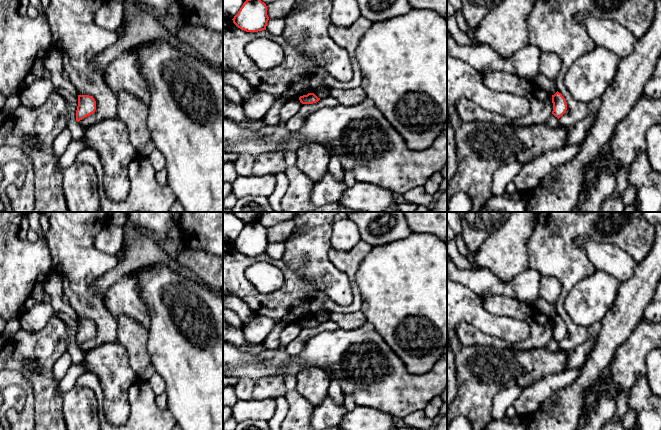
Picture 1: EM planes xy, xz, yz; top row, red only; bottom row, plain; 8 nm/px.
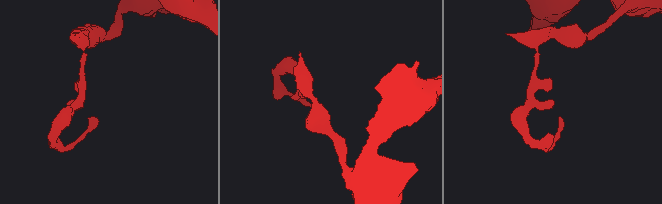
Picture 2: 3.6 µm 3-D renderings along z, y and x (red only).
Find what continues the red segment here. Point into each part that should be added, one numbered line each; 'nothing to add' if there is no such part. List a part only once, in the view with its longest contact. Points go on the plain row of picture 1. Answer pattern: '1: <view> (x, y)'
nothing to add

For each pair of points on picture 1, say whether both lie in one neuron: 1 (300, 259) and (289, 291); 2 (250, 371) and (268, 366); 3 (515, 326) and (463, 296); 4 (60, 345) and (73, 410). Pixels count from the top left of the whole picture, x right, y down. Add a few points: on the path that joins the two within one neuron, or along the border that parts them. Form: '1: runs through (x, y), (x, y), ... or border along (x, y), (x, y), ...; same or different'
1: border along (282, 259), (303, 279), (310, 281), (315, 286); different
2: runs through (254, 371), (264, 370); same
3: runs through (502, 326), (491, 325), (475, 309); same
4: border along (60, 397), (62, 400), (63, 417), (65, 419); different

